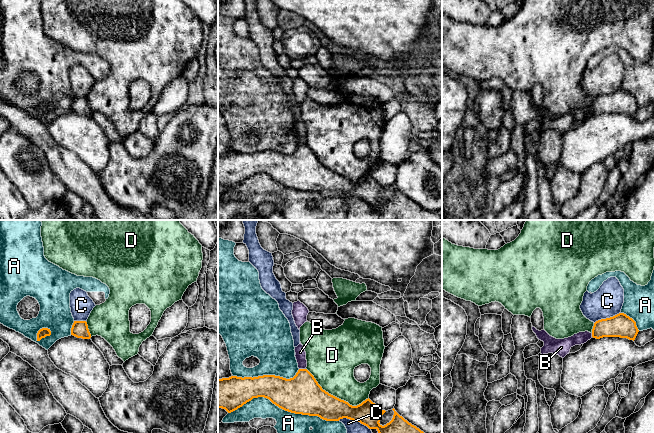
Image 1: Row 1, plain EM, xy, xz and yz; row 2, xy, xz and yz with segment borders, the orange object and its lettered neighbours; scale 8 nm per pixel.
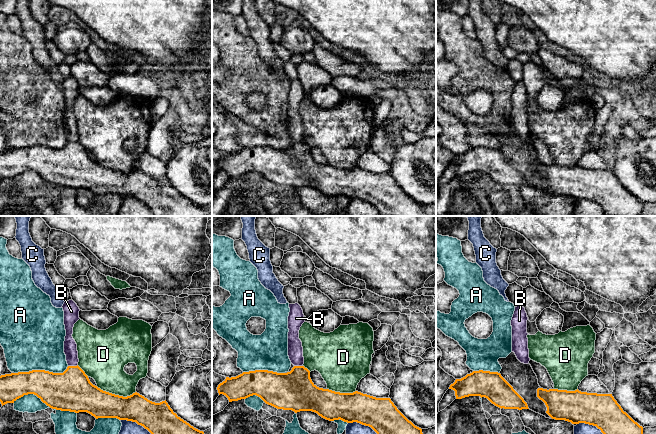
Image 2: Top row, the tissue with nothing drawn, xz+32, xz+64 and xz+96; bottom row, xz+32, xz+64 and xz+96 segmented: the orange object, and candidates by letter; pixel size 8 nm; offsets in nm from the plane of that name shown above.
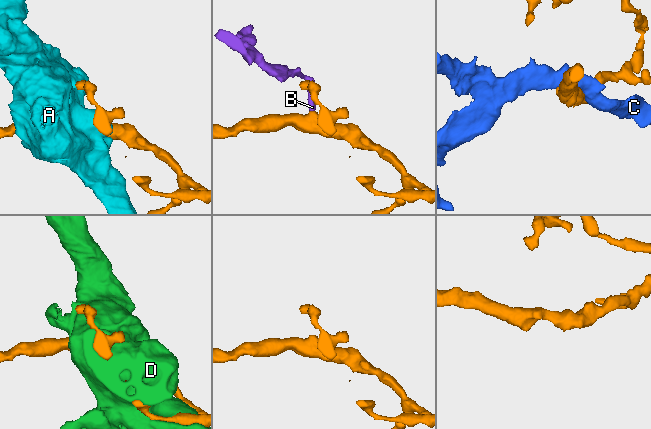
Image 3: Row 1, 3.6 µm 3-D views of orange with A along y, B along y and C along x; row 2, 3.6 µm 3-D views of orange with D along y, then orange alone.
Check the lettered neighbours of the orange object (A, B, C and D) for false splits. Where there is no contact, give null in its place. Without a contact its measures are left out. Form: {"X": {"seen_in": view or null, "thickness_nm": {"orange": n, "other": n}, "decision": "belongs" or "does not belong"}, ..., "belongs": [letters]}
{"A": {"seen_in": "xz", "thickness_nm": {"orange": 320, "other": 240}, "decision": "does not belong"}, "B": {"seen_in": "xz", "thickness_nm": {"orange": 320, "other": 80}, "decision": "does not belong"}, "C": {"seen_in": "xz", "thickness_nm": {"orange": 200, "other": 240}, "decision": "does not belong"}, "D": {"seen_in": "xz", "thickness_nm": {"orange": 300, "other": 360}, "decision": "does not belong"}, "belongs": []}

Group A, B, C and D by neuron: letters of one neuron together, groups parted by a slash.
A / B / C / D

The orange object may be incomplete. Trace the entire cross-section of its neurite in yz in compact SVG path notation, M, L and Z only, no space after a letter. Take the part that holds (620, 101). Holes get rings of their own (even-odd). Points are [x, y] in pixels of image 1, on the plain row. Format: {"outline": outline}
{"outline": "M619 89L613 93L596 97L592 105L592 113L596 115L620 113L634 117L638 108L636 98L626 90Z"}

